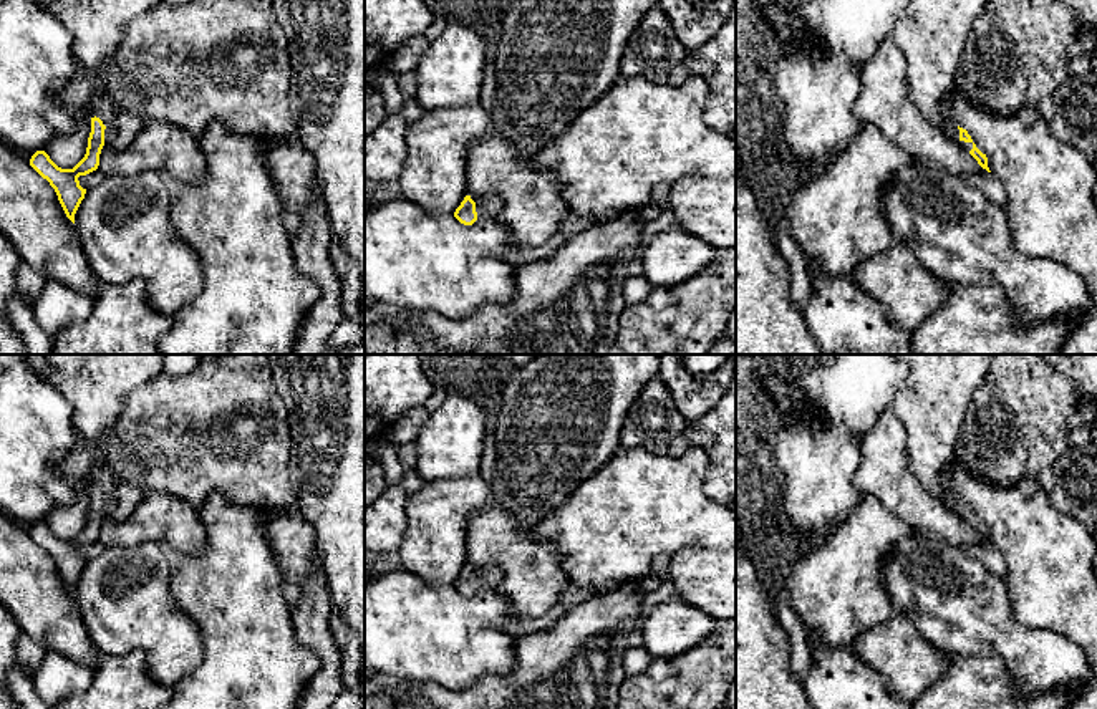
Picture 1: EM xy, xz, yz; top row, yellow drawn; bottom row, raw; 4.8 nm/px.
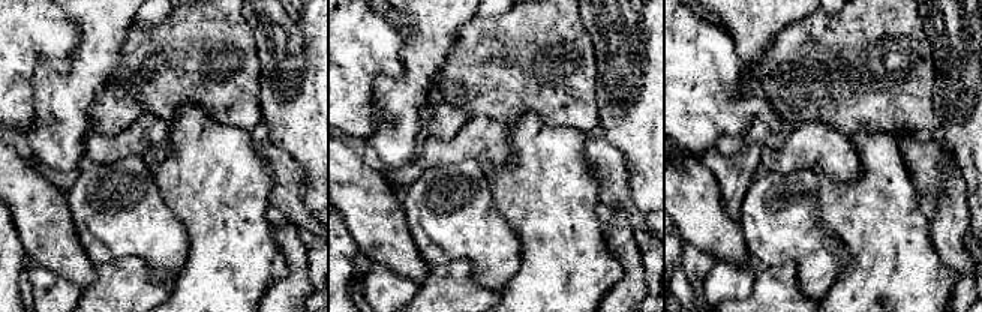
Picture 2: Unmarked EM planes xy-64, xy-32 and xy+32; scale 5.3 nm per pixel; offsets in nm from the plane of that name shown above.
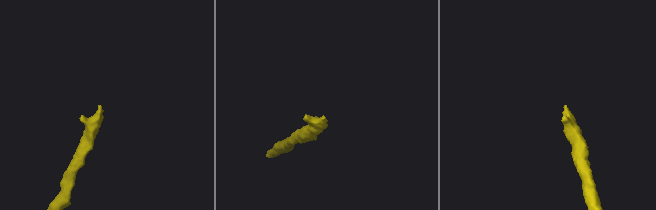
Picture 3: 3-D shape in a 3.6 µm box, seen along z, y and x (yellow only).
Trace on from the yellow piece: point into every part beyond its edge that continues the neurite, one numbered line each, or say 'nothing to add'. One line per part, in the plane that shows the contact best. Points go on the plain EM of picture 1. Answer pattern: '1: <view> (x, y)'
1: yz (948, 497)

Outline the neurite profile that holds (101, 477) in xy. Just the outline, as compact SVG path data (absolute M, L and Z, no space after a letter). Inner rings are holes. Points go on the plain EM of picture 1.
M99 462L98 469L88 477L88 485L99 489L104 497L113 497L116 492L116 479L103 462Z

